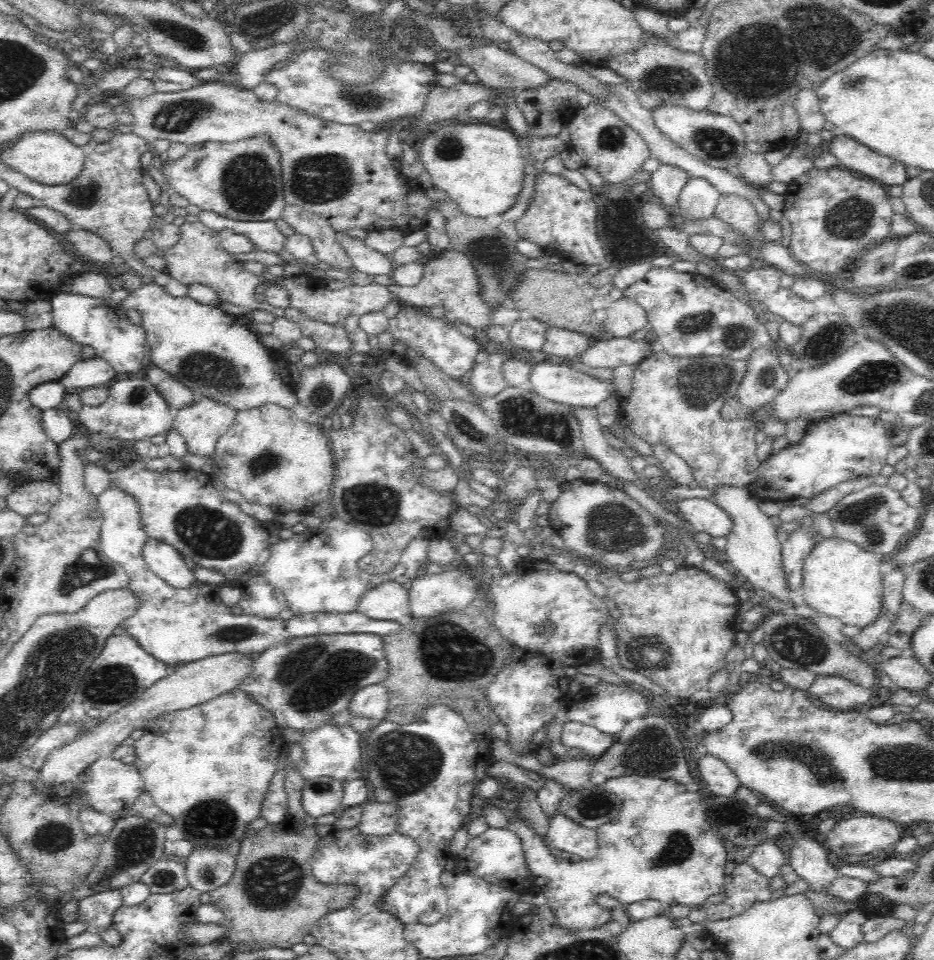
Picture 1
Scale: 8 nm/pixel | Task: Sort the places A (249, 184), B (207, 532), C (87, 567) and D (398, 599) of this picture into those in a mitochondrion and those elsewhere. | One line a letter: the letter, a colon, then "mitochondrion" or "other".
A: mitochondrion
B: mitochondrion
C: mitochondrion
D: other

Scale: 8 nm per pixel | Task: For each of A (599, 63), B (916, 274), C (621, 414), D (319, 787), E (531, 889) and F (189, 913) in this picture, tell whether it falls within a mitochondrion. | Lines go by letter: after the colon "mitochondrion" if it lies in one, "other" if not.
A: other
B: mitochondrion
C: other
D: mitochondrion
E: other
F: other

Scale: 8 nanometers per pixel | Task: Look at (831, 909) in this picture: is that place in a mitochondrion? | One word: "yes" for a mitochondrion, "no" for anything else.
no

